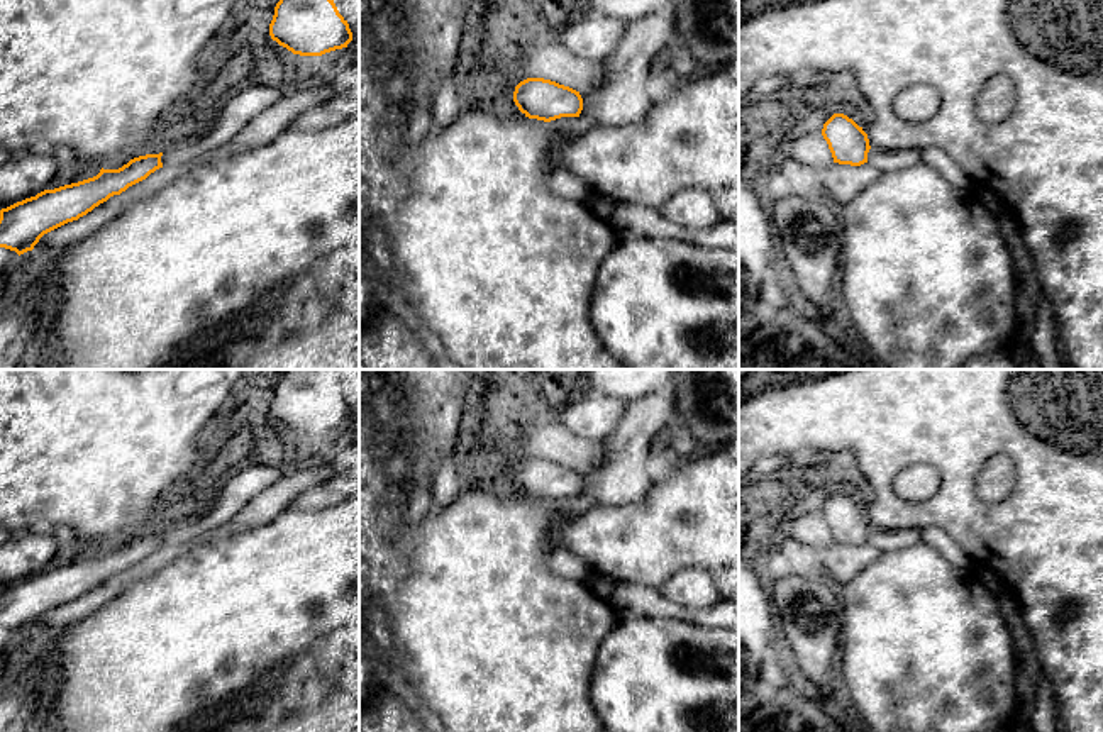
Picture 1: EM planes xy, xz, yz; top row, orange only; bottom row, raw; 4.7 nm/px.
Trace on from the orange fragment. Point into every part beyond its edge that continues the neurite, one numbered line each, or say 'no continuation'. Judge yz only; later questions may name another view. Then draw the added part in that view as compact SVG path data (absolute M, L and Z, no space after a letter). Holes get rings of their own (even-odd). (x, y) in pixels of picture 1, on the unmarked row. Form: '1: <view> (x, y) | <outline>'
no continuation

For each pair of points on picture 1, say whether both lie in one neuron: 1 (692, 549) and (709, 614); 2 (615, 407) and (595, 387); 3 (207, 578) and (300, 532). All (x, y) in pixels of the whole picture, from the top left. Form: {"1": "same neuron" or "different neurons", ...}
{"1": "different neurons", "2": "different neurons", "3": "same neuron"}

